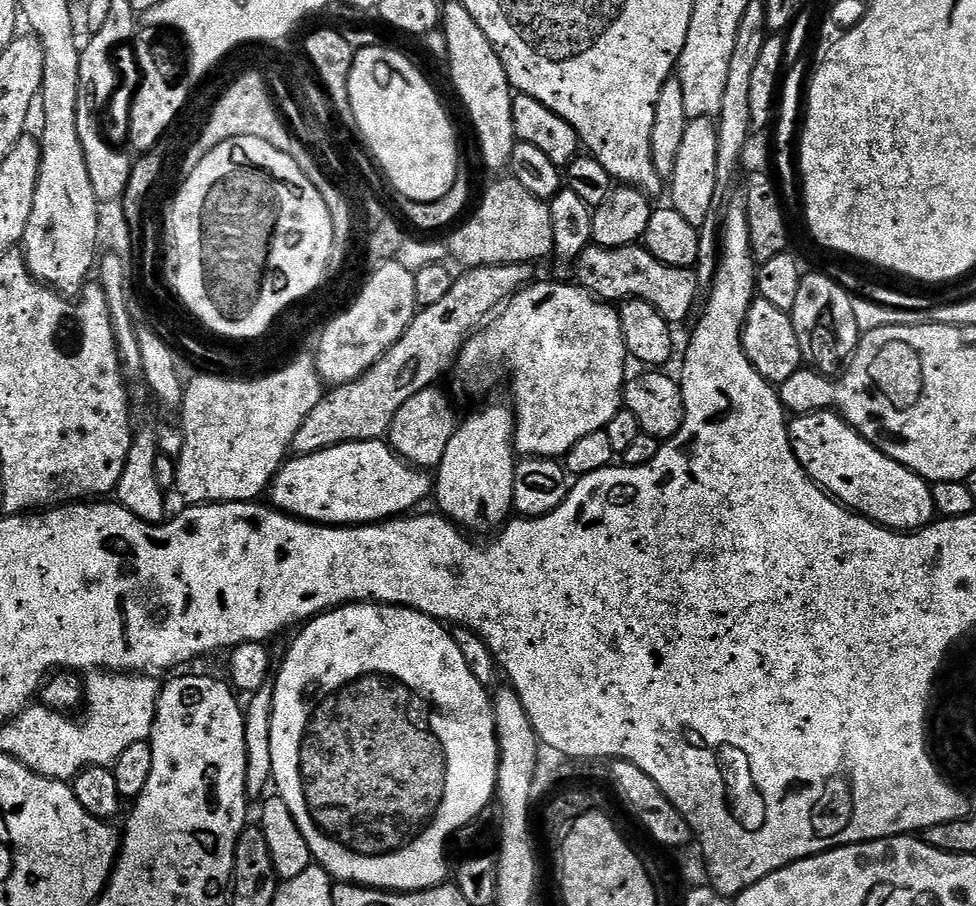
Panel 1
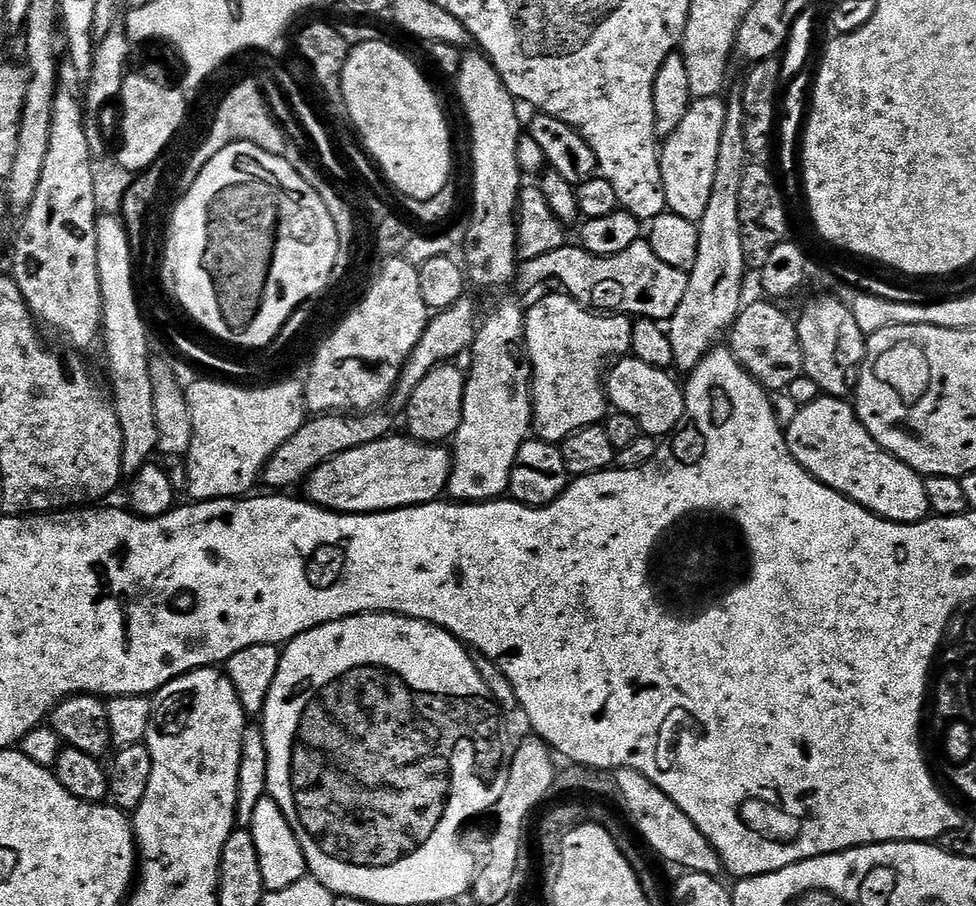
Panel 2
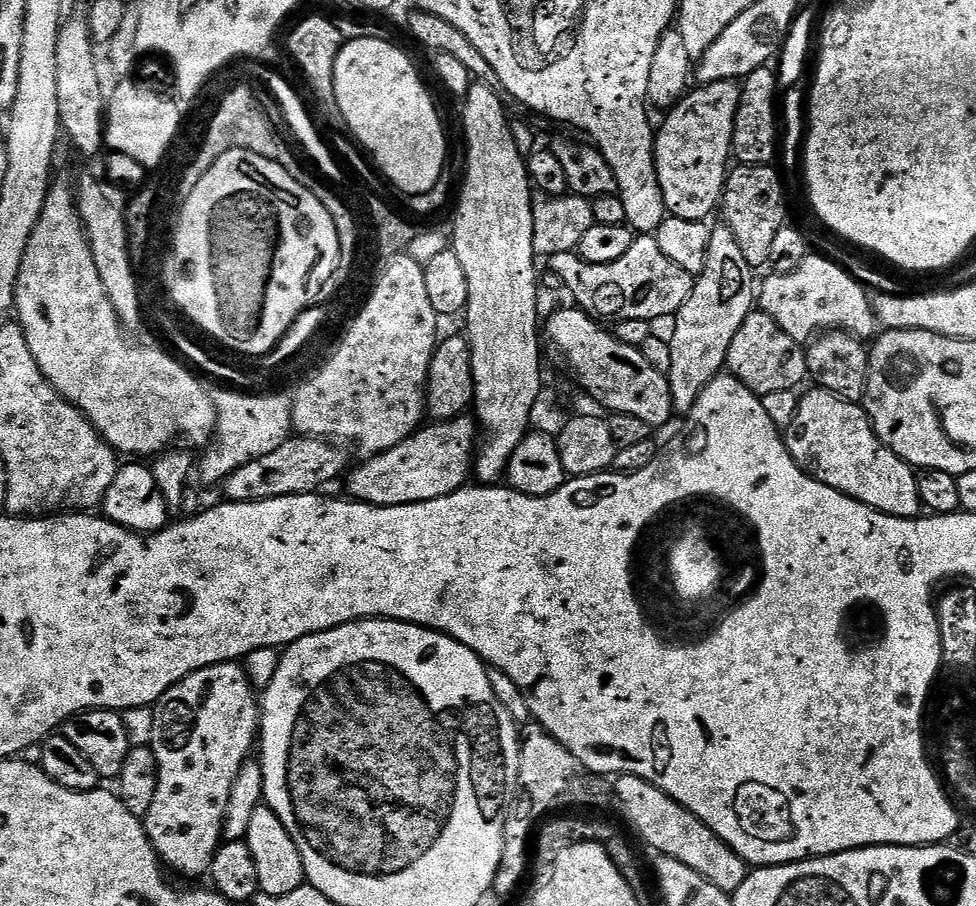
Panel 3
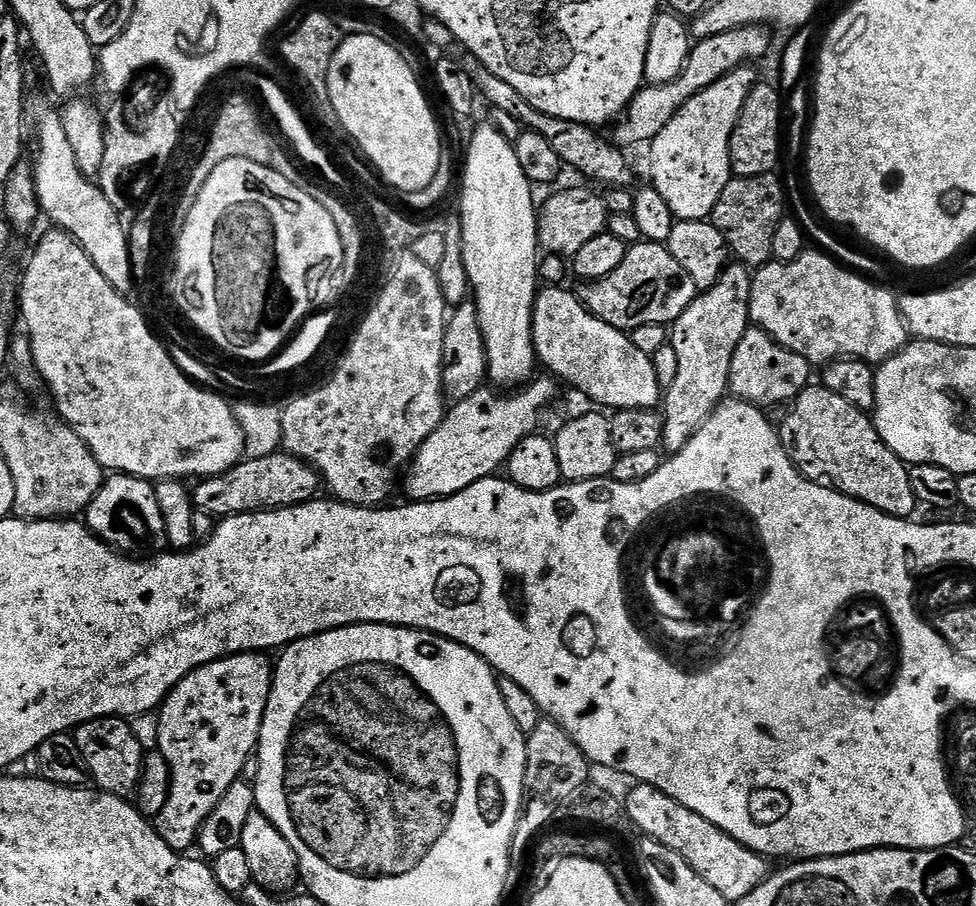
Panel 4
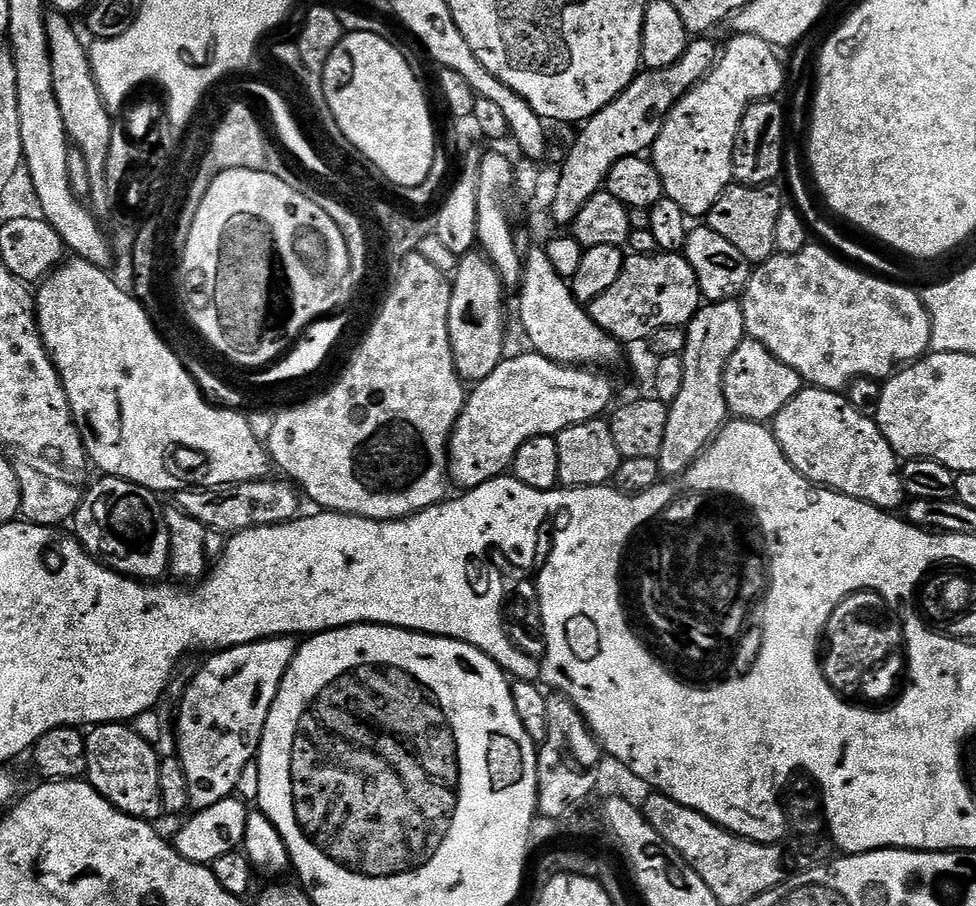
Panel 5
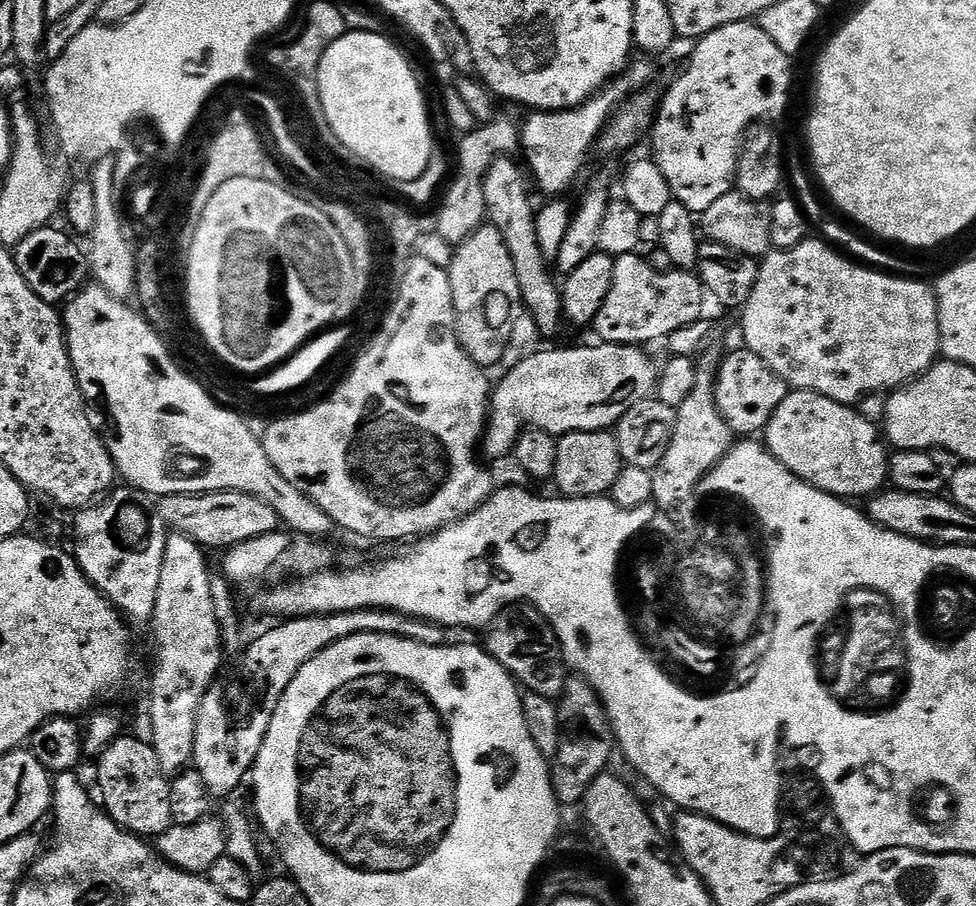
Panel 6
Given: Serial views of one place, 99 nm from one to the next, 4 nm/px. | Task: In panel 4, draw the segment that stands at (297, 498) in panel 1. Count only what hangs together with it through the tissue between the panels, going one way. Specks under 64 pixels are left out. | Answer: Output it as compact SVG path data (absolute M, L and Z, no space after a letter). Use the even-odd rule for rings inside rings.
M533 379L507 394L485 386L470 394L470 398L455 401L445 411L438 430L422 442L408 465L402 480L402 492L404 488L408 495L405 497L412 502L442 500L466 490L466 486L474 486L474 482L485 480L487 476L497 475L507 465L518 442L537 431L540 411L555 398L557 385L548 380Z

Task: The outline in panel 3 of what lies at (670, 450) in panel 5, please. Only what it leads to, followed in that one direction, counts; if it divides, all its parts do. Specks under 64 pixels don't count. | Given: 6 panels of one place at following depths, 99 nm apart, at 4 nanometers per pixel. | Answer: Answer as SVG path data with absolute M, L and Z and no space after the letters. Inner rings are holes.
M727 226L712 228L710 250L702 274L695 277L690 298L674 317L676 325L668 340L670 346L670 370L666 373L672 391L672 407L677 413L691 413L702 390L716 376L725 371L730 342L738 334L738 326L754 310L754 270L746 262L742 249Z

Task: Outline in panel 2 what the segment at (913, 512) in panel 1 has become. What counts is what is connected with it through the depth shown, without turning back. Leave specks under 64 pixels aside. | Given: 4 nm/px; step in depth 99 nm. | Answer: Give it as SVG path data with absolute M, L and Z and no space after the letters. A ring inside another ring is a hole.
M820 394L795 411L792 421L786 424L788 449L814 479L883 520L917 524L919 520L929 519L924 477L880 447L847 399Z

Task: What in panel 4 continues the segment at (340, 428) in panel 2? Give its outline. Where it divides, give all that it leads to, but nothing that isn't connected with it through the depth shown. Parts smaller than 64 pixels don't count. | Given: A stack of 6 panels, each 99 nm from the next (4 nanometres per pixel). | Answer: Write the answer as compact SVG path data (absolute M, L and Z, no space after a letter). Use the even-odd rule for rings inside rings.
M283 450L274 454L245 458L217 476L199 481L197 488L191 489L192 503L197 513L209 512L215 518L237 516L247 512L269 512L272 508L293 508L305 504L307 500L317 499L322 481L319 472L312 465L290 456Z

